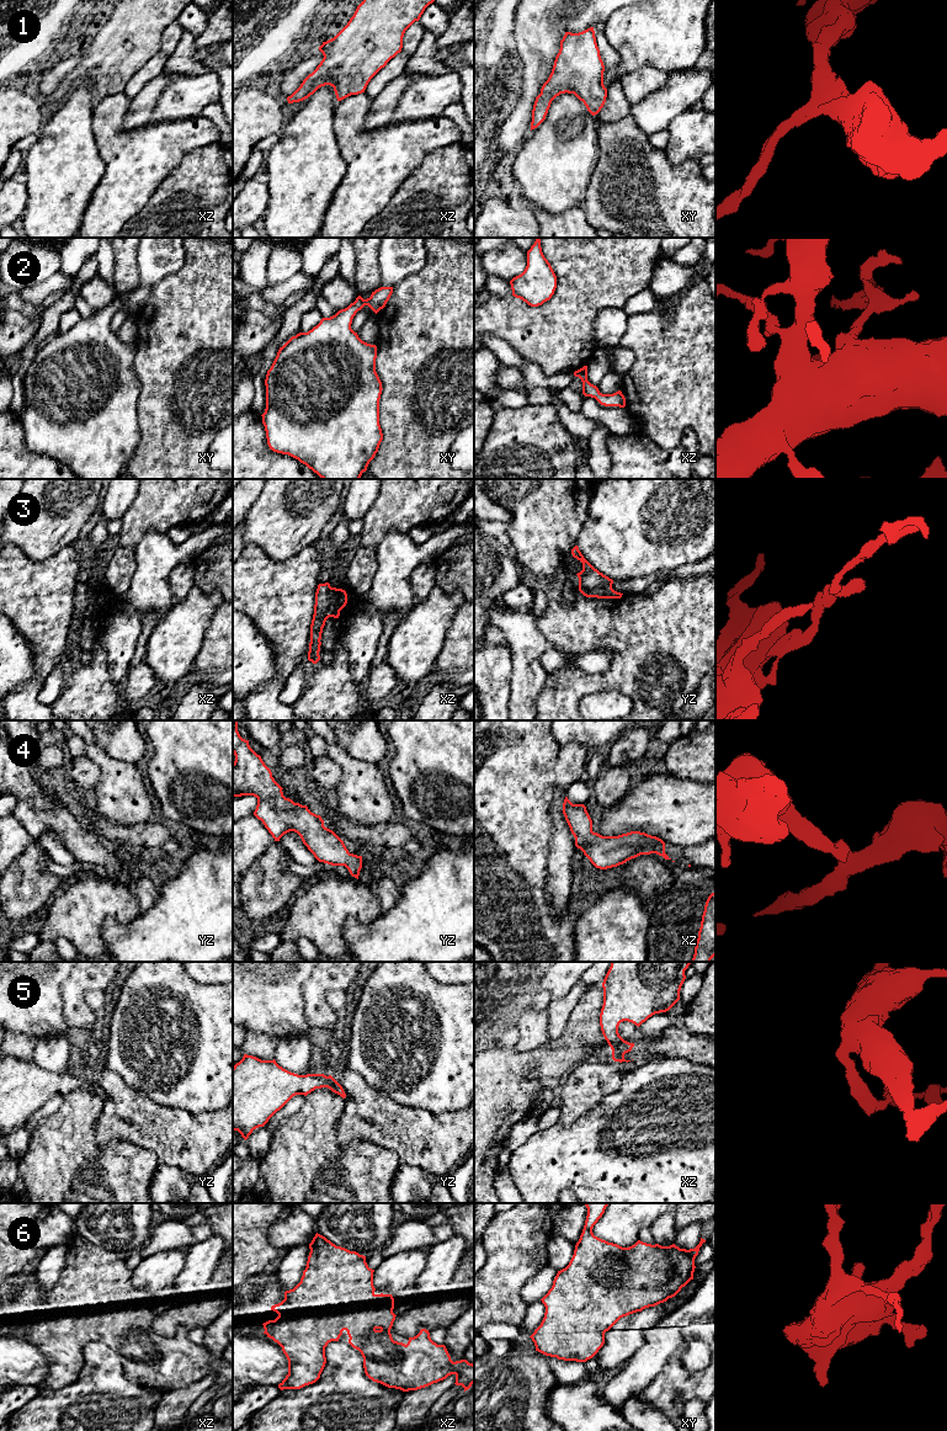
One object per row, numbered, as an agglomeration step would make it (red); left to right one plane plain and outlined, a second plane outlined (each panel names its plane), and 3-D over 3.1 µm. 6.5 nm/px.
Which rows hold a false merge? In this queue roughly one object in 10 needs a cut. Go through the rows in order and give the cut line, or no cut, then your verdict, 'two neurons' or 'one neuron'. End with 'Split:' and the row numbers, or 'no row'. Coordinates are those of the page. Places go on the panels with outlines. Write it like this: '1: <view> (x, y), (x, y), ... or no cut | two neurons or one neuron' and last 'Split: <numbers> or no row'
1: no cut | one neuron
2: no cut | one neuron
3: yz (579, 585), (611, 588) | two neurons
4: no cut | one neuron
5: no cut | one neuron
6: no cut | one neuron
Split: 3

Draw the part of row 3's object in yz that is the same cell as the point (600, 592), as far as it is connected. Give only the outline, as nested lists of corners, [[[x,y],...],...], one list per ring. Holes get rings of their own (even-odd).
[[[582,587],[579,591],[586,597],[597,599],[621,599],[623,594],[615,591],[612,587]]]

